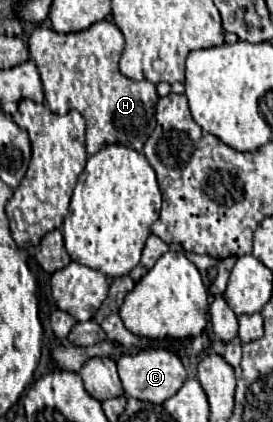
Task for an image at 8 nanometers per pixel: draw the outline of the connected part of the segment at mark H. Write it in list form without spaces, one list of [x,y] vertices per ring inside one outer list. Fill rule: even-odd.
[[[106,19],[78,33],[56,33],[48,27],[36,27],[28,39],[30,59],[38,67],[48,109],[58,115],[76,109],[86,119],[88,155],[94,155],[112,143],[142,151],[148,135],[156,127],[156,87],[146,79],[134,81],[118,71],[122,49],[124,35]]]

